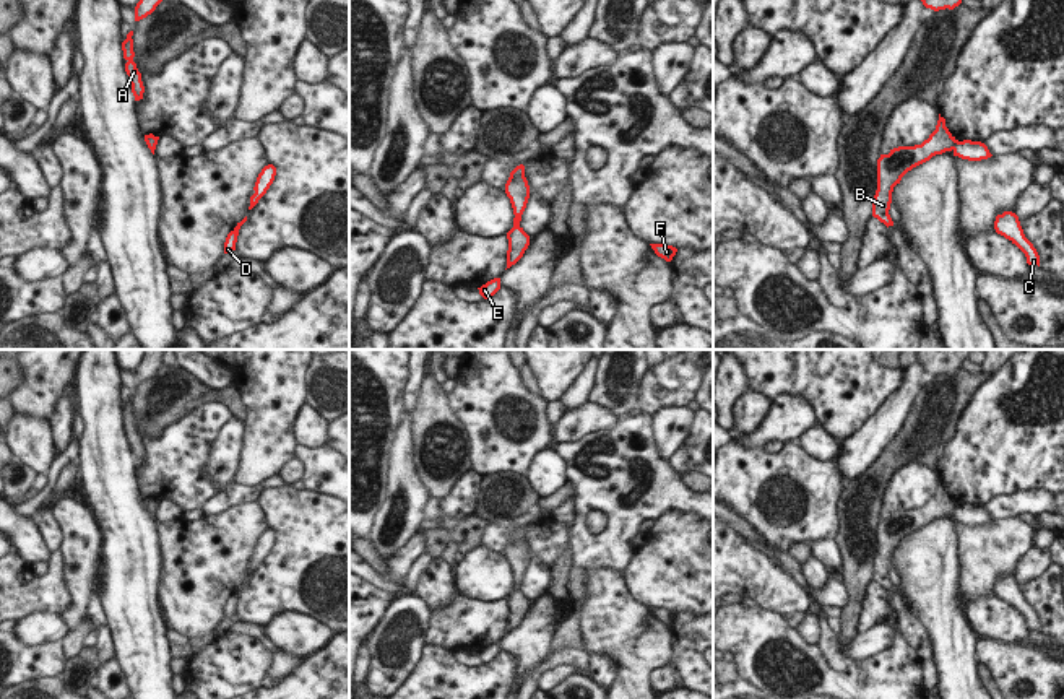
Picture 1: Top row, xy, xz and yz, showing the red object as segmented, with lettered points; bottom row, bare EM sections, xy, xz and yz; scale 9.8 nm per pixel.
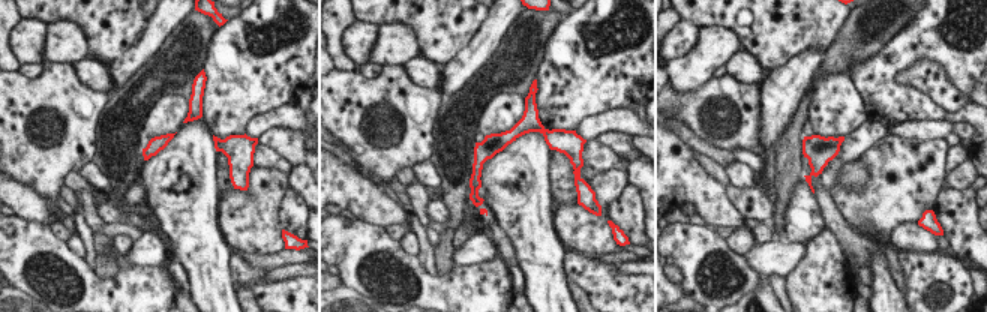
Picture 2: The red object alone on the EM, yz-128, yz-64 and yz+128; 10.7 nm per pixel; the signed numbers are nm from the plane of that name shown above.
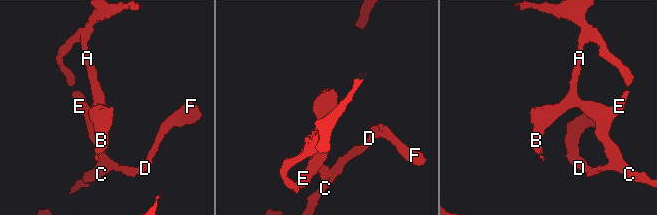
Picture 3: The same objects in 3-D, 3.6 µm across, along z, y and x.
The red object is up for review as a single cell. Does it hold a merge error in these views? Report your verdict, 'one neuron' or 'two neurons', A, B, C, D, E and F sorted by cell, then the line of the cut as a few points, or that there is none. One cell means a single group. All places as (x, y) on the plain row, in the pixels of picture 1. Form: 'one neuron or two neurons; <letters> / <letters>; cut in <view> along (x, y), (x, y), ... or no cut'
two neurons; A B / C D E F; cut in yz along (955, 504), (952, 512)

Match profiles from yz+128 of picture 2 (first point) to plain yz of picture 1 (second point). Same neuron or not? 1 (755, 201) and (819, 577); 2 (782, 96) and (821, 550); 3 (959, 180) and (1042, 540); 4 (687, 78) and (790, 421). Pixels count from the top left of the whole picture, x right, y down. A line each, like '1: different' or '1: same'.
1: different
2: different
3: different
4: same

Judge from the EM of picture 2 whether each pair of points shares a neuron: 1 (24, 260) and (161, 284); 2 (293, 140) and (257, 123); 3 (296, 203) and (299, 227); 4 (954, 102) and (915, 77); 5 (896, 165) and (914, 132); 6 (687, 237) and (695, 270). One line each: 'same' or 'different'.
1: same
2: different
3: same
4: same
5: different
6: same

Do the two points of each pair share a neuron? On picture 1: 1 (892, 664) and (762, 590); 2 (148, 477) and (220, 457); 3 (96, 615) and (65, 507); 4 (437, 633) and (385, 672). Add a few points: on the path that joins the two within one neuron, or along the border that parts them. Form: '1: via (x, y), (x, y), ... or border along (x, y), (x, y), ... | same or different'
1: border along (757, 605), (782, 616) | different
2: border along (223, 425), (207, 465), (207, 473), (218, 490) | different
3: border along (96, 592), (88, 599), (86, 615) | different
4: border along (432, 612), (424, 644) | different

